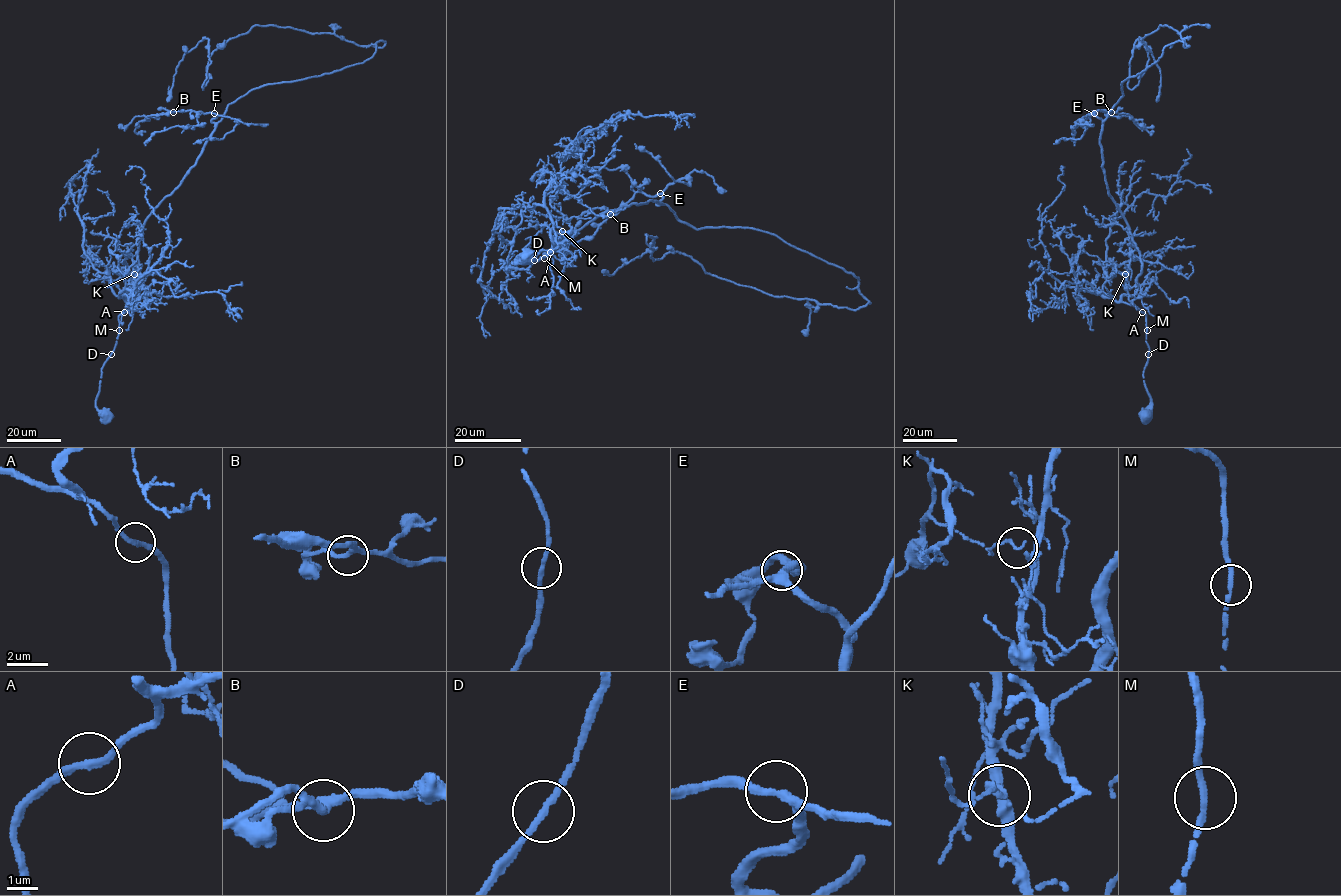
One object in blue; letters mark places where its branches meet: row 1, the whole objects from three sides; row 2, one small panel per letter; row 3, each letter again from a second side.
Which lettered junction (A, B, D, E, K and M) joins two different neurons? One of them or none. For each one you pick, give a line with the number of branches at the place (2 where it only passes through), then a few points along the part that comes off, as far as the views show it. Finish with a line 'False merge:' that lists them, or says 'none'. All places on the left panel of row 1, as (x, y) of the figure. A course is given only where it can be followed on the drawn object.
False merge: none

